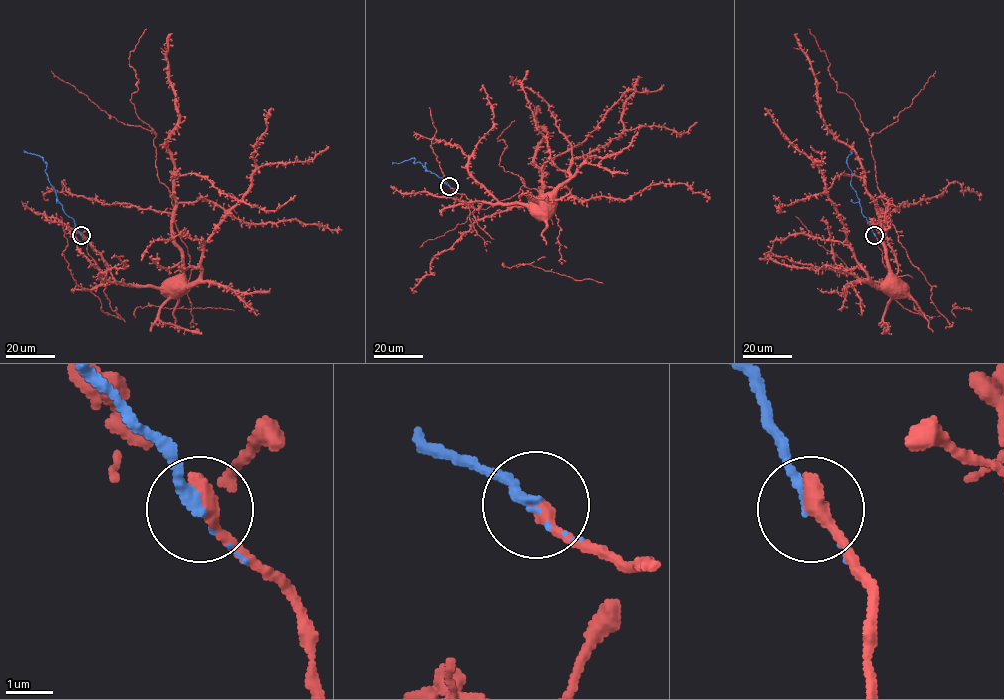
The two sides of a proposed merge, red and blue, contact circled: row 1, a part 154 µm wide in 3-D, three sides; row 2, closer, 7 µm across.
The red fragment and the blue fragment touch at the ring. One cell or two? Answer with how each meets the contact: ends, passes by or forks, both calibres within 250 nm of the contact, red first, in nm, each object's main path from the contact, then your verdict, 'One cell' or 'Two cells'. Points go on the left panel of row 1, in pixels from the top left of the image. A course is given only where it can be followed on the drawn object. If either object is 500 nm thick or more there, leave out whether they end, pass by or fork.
At the ring red ends. At the ring blue passes by. Thickness 420 nm (red) against 170 nm. Course of red: (81, 235), (86, 241), (87, 253), (102, 273), (100, 283), (158, 287), (165, 293), (175, 288). Course of blue: (81, 235), (73, 219), (57, 201), (45, 171), (45, 162), (24, 151). One cell

